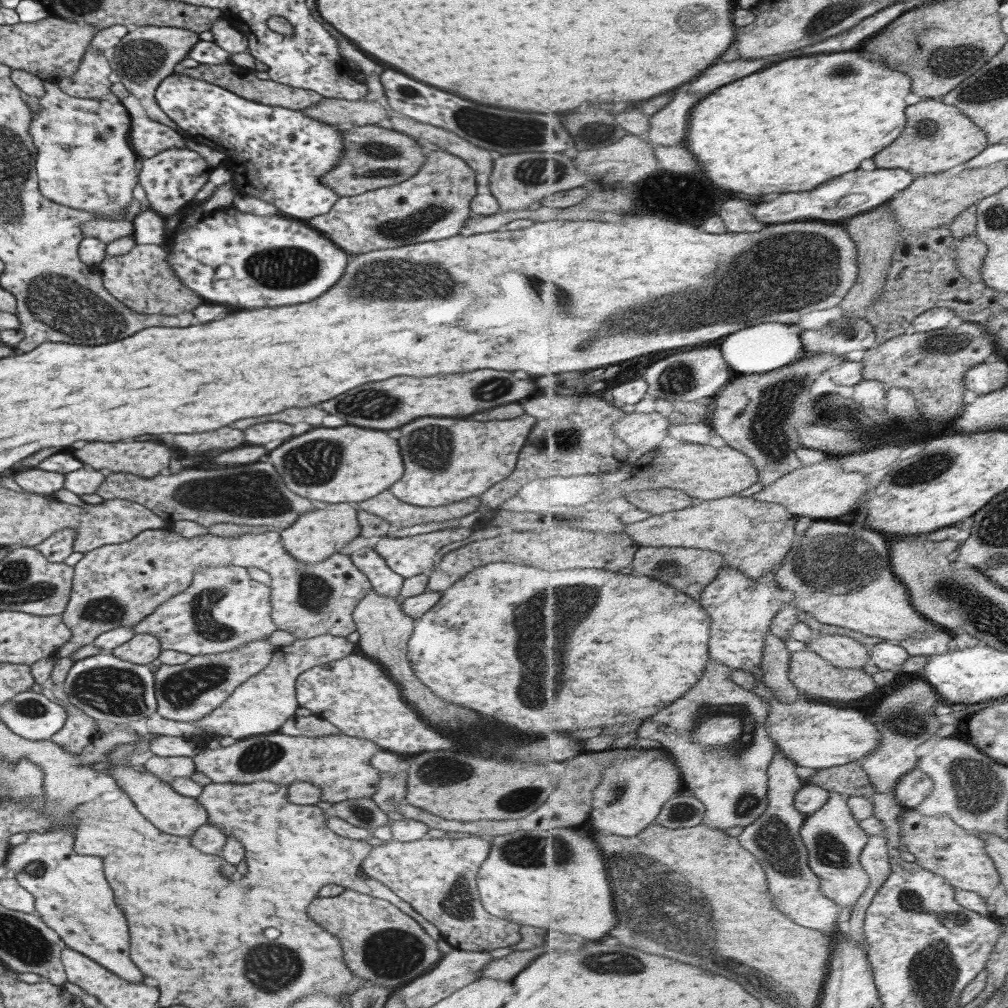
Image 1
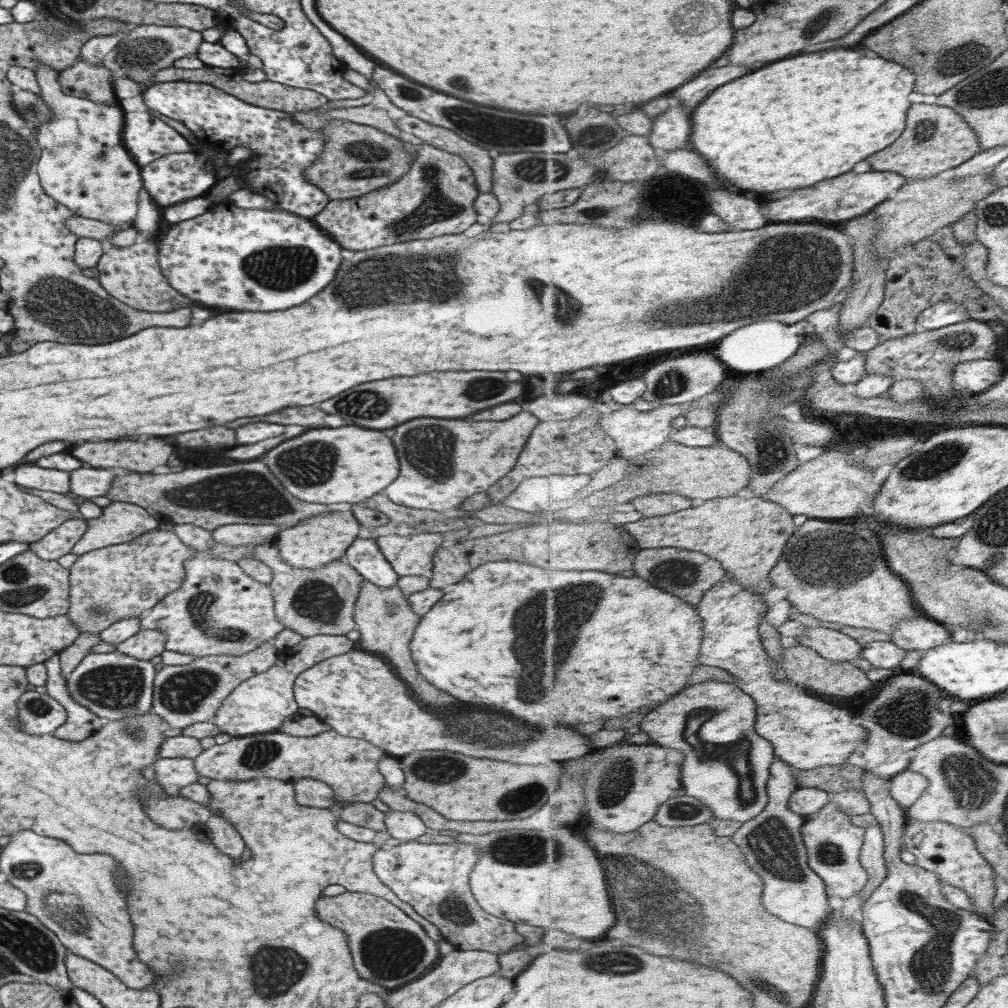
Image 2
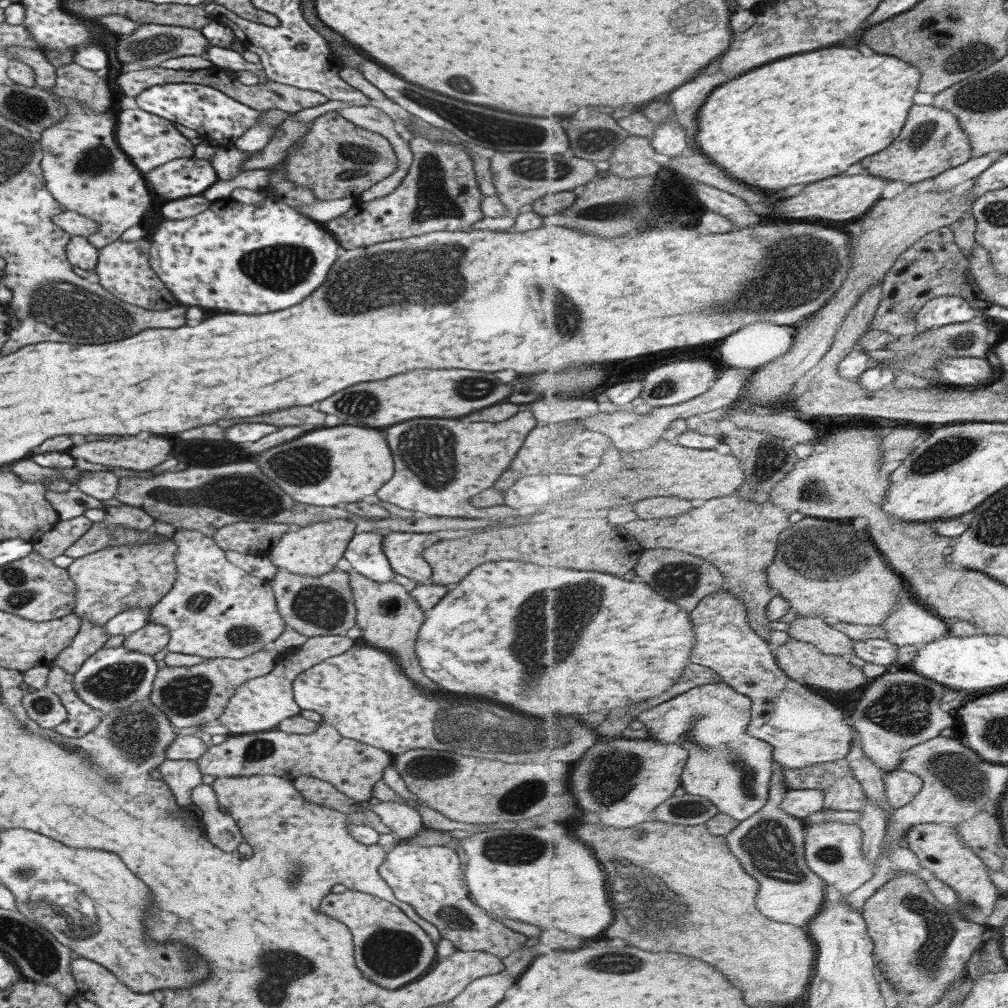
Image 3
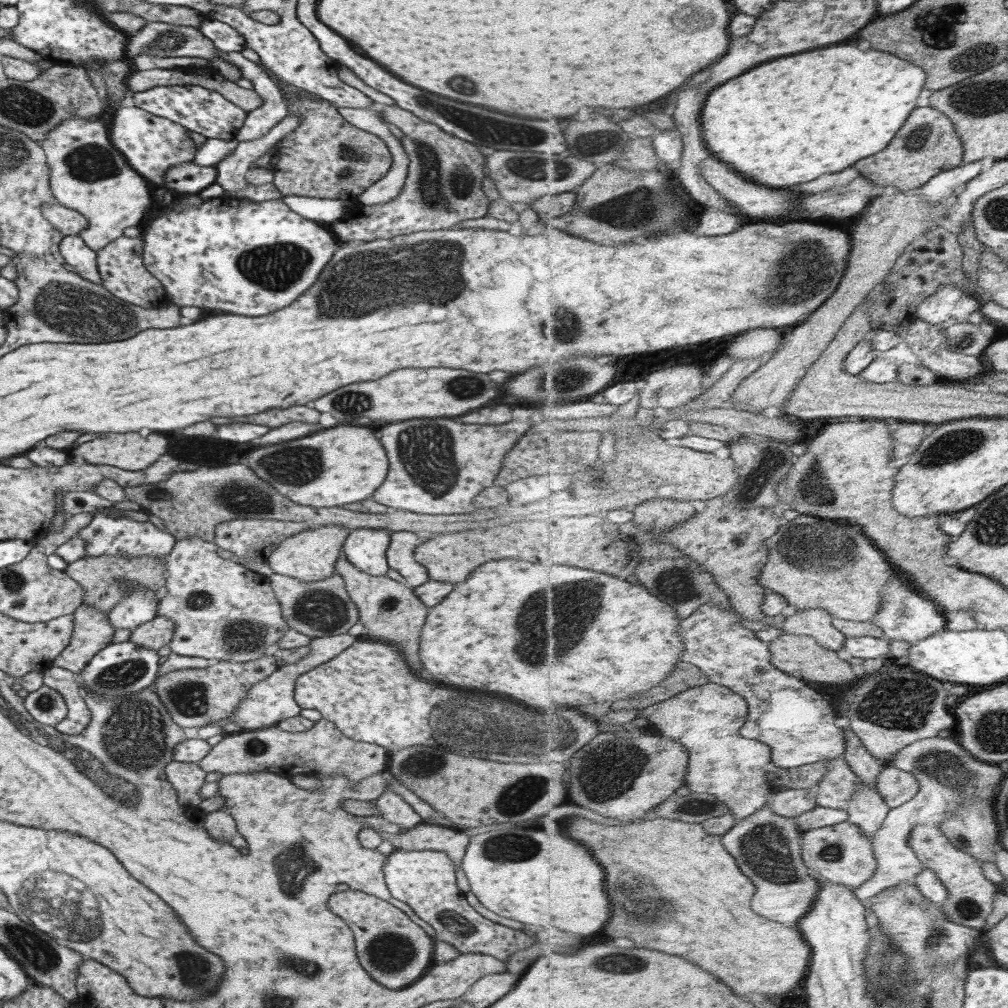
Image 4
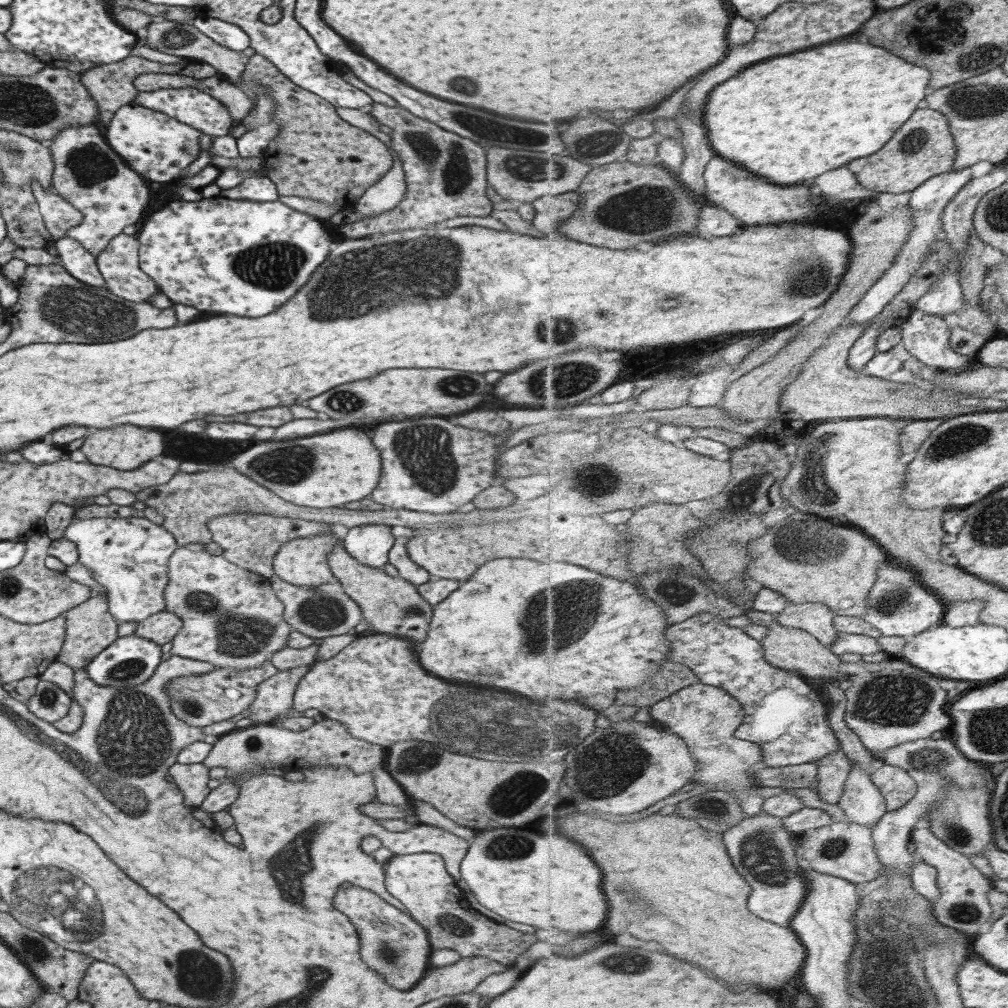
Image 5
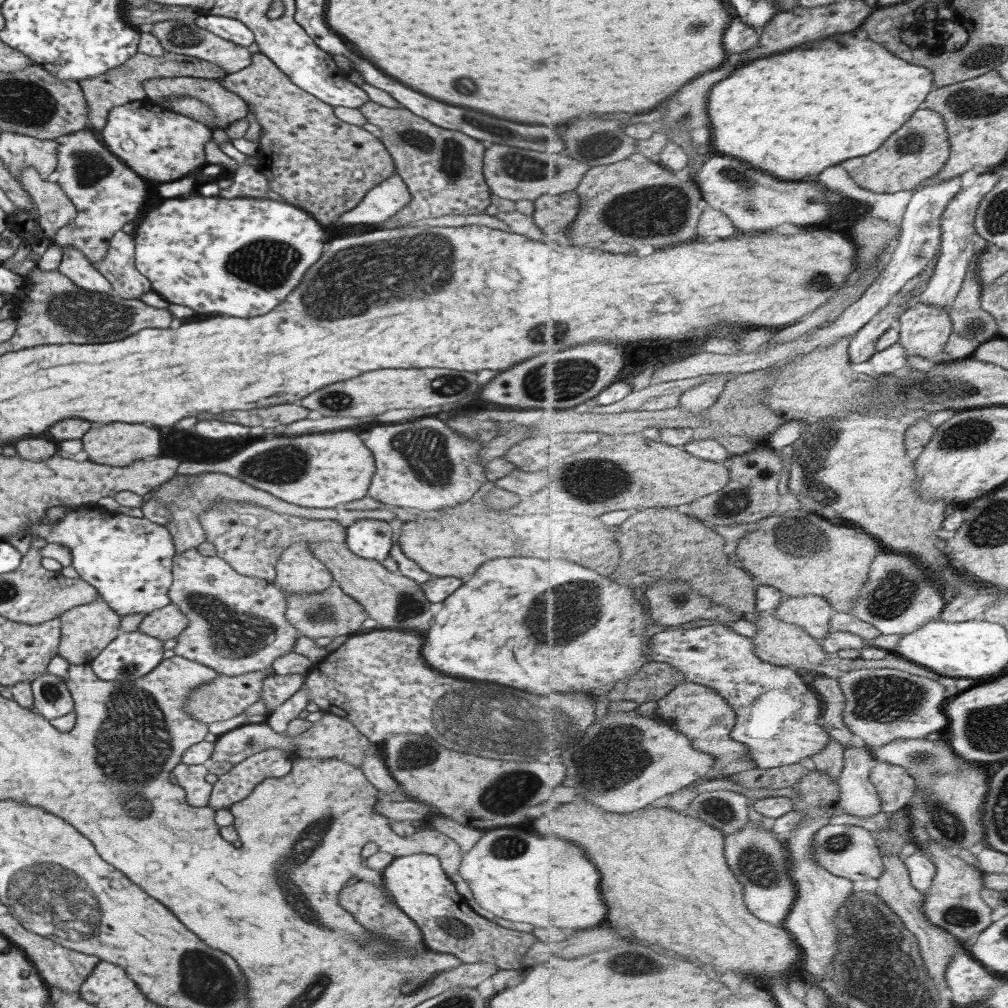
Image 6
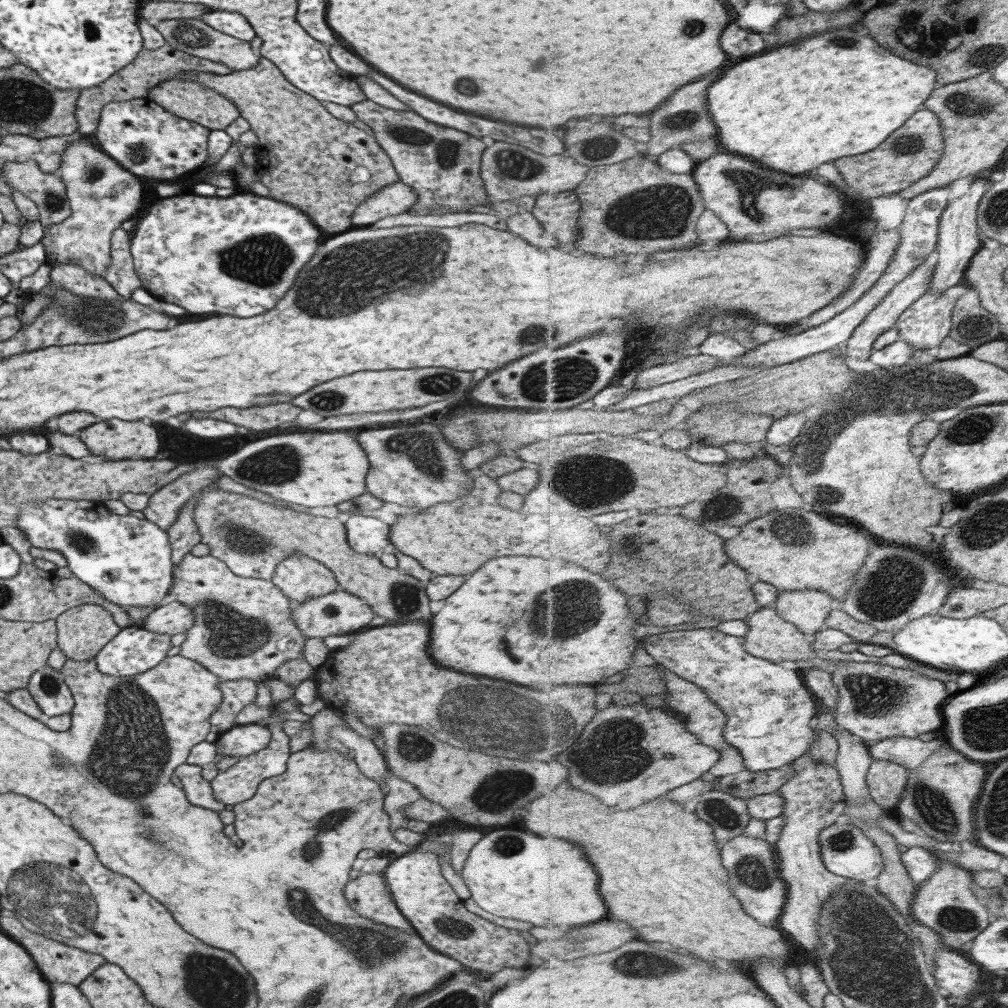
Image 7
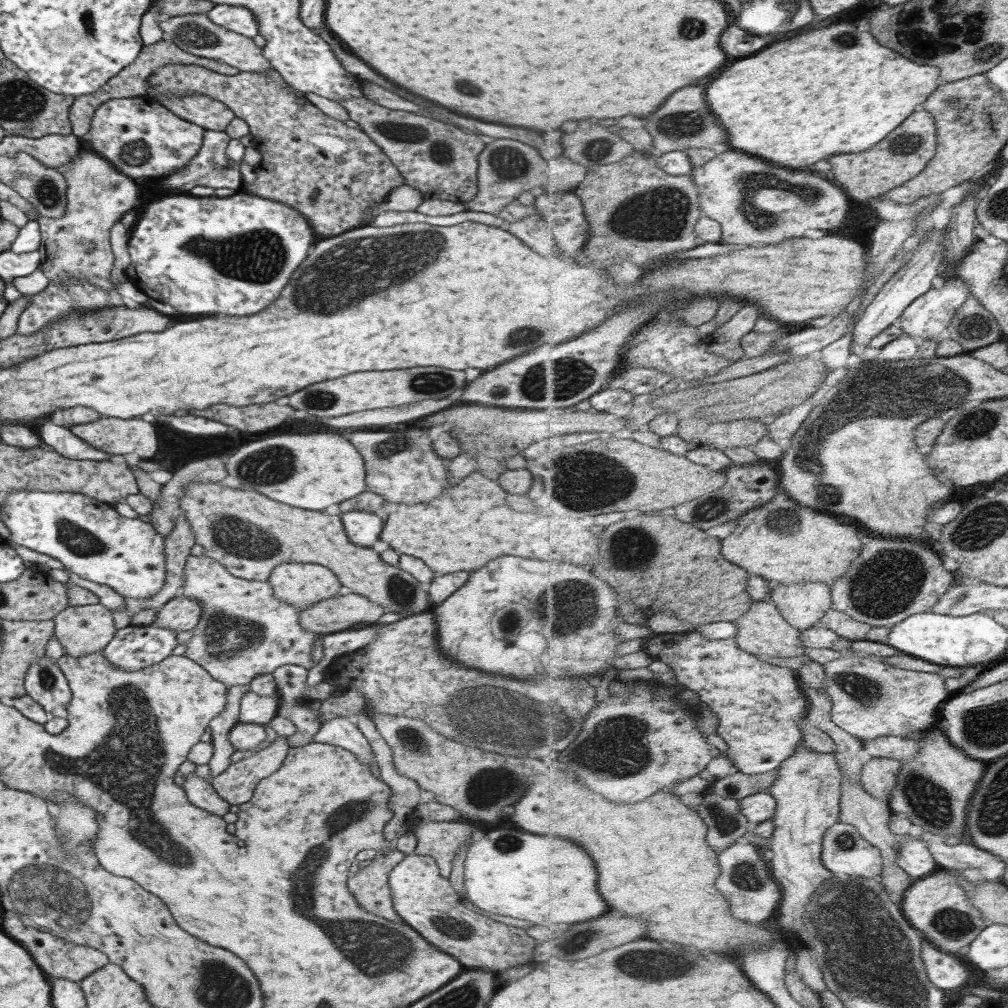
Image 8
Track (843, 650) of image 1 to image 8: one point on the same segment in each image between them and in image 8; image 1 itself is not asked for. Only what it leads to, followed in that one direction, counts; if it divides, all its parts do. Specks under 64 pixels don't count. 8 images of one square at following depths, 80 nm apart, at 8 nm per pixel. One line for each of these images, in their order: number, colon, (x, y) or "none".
2: (829, 643)
3: (815, 630)
4: (816, 622)
5: (817, 618)
6: (813, 614)
7: (808, 609)
8: (803, 604)

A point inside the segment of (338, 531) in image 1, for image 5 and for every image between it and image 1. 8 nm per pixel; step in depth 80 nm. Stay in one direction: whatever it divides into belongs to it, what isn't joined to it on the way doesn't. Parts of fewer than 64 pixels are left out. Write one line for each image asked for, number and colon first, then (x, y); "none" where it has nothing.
2: (314, 541)
3: (311, 550)
4: (310, 555)
5: (303, 562)

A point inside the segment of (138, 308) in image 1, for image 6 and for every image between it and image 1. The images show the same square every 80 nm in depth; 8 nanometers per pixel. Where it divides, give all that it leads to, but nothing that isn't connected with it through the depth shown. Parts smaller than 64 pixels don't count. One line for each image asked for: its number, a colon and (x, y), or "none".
2: (130, 274)
3: (122, 268)
4: (119, 264)
5: (117, 263)
6: (117, 266)

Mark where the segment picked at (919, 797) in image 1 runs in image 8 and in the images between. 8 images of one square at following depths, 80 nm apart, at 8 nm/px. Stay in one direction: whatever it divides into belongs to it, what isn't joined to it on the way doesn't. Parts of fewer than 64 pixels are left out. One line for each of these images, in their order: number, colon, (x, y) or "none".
2: (907, 787)
3: (902, 786)
4: (896, 786)
5: (898, 786)
6: (896, 785)
7: (887, 780)
8: (880, 775)

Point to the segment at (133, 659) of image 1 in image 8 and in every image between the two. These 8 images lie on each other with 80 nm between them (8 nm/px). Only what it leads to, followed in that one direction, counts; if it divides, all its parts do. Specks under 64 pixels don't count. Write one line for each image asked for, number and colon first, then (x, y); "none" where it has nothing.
2: (145, 644)
3: (150, 639)
4: (156, 633)
5: (159, 628)
6: (168, 622)
7: (172, 618)
8: (179, 614)

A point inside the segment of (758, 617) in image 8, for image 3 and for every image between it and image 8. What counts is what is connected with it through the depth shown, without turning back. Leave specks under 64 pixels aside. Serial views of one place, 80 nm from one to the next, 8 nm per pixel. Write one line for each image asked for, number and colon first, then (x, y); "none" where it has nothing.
3: (804, 662)
4: (799, 655)
5: (791, 649)
6: (781, 643)
7: (769, 636)

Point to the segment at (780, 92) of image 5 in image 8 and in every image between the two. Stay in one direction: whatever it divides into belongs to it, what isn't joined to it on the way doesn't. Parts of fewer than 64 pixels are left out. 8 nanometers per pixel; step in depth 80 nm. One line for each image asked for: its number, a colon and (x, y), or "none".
6: (793, 115)
7: (800, 106)
8: (835, 90)

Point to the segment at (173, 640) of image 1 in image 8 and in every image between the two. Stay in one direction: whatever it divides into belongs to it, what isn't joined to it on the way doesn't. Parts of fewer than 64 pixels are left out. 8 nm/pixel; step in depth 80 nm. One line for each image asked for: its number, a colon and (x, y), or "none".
2: (217, 609)
3: (214, 609)
4: (221, 611)
5: (230, 617)
6: (236, 624)
7: (242, 630)
8: (244, 631)

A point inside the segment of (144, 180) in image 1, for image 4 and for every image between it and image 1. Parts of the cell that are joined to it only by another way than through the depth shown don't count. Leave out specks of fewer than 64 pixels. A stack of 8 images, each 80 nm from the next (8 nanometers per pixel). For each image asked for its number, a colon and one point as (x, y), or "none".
2: (174, 178)
3: (183, 177)
4: (187, 178)

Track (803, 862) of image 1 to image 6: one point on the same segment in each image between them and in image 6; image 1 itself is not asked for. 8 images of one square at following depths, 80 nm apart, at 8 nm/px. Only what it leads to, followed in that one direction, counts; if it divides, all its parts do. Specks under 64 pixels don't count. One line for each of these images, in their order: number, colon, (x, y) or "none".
2: (773, 843)
3: (771, 844)
4: (768, 846)
5: (764, 852)
6: (761, 862)

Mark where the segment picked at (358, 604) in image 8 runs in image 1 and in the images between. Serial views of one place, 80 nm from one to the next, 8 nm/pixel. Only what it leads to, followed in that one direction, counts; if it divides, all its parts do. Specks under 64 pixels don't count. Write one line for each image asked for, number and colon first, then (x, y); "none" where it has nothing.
1: (116, 585)
2: (309, 602)
3: (322, 605)
4: (315, 609)
5: (323, 611)
6: (330, 613)
7: (338, 613)

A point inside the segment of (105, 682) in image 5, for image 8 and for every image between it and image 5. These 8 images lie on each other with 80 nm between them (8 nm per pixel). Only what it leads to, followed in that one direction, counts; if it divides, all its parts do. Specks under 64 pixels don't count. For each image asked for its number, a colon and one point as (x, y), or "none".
6: (127, 657)
7: (133, 650)
8: (132, 648)

